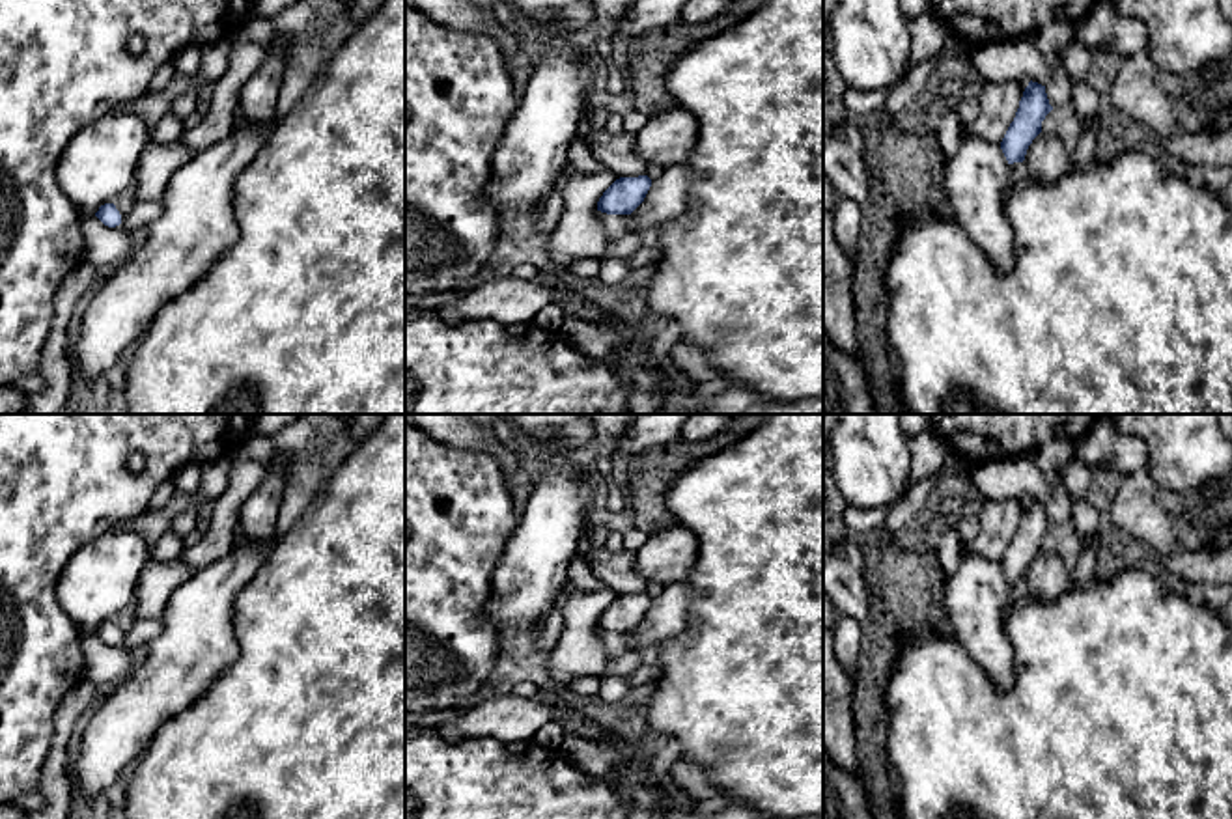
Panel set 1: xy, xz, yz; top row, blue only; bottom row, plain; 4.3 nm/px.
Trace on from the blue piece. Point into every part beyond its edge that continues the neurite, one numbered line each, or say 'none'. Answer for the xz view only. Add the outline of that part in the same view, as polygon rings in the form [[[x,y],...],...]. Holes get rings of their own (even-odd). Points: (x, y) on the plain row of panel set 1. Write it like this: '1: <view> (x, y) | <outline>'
none

